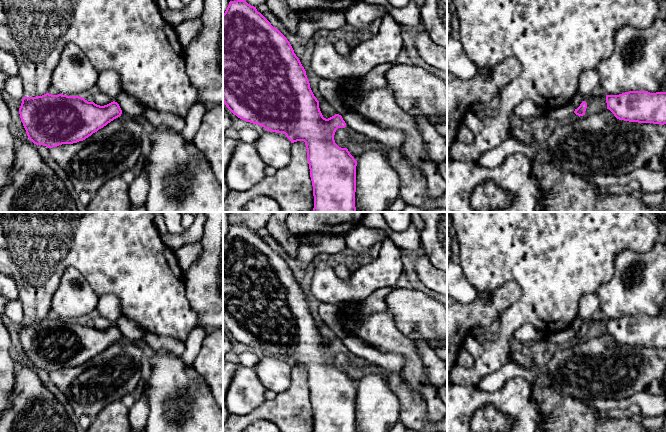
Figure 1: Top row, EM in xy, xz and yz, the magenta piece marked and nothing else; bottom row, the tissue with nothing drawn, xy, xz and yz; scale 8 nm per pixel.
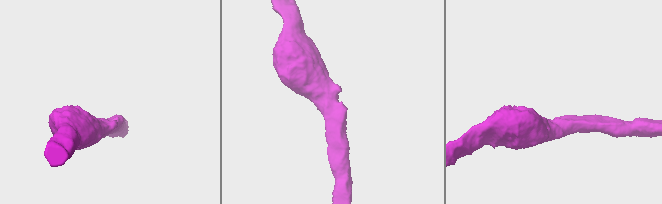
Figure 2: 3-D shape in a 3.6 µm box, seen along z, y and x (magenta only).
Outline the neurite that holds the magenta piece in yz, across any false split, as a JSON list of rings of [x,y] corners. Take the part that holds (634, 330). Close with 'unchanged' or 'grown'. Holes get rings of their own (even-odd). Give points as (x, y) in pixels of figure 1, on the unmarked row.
[[[629,315],[606,319],[607,333],[619,344],[666,348],[666,316]]]; unchanged

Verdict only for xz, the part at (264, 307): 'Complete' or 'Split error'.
Complete

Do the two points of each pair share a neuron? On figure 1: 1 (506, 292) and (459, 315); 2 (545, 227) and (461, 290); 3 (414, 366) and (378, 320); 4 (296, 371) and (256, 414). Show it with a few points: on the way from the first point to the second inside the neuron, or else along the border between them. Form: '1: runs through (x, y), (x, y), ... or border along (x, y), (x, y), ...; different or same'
1: runs through (494, 304), (485, 313), (471, 315); same
2: border along (459, 264), (464, 276), (474, 287), (478, 296); different
3: runs through (411, 355), (387, 331); same
4: runs through (296, 385), (296, 388), (274, 410), (270, 410); same

